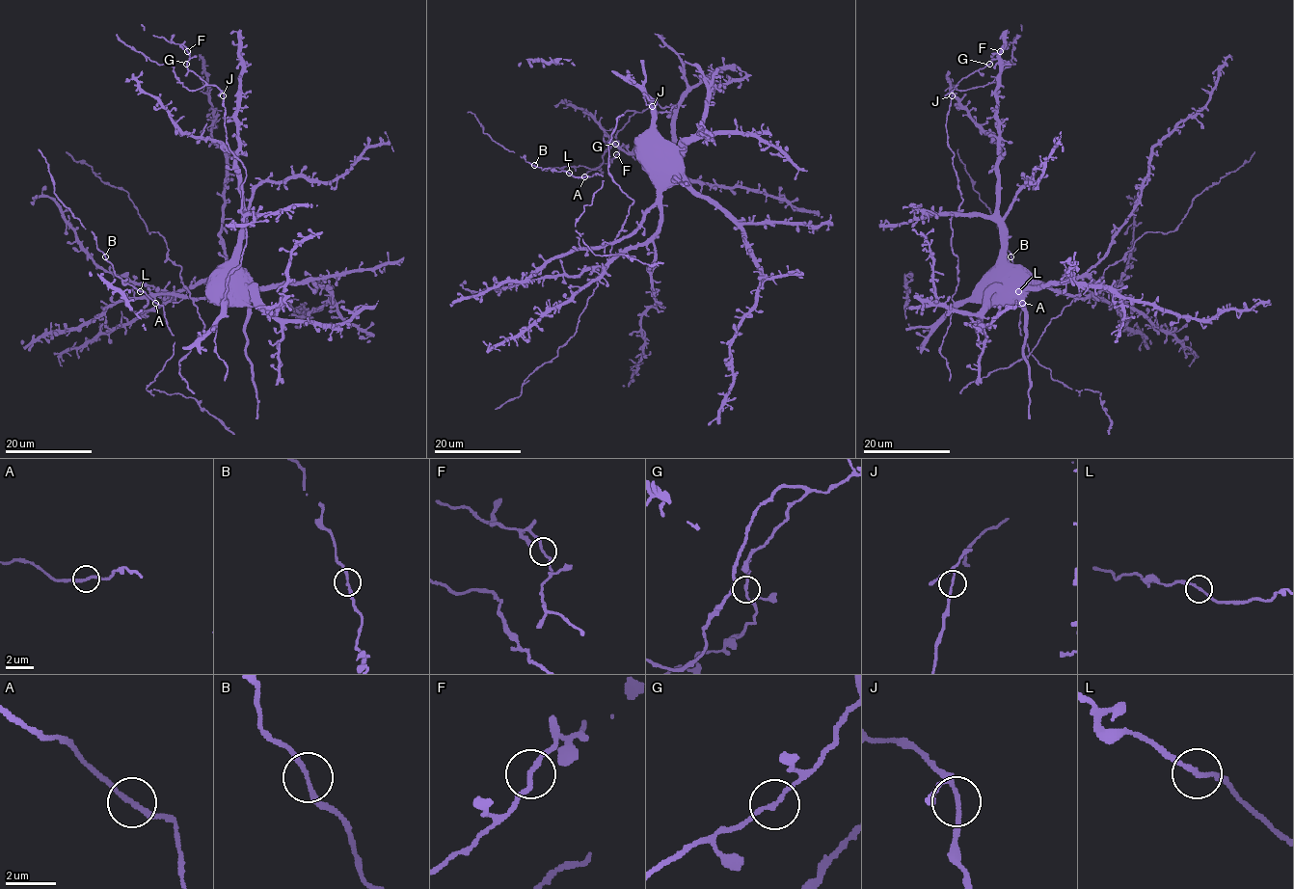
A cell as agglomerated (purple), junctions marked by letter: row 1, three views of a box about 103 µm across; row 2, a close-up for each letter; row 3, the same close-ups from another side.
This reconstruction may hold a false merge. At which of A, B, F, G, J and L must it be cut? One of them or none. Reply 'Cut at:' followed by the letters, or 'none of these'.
Cut at: none of these

